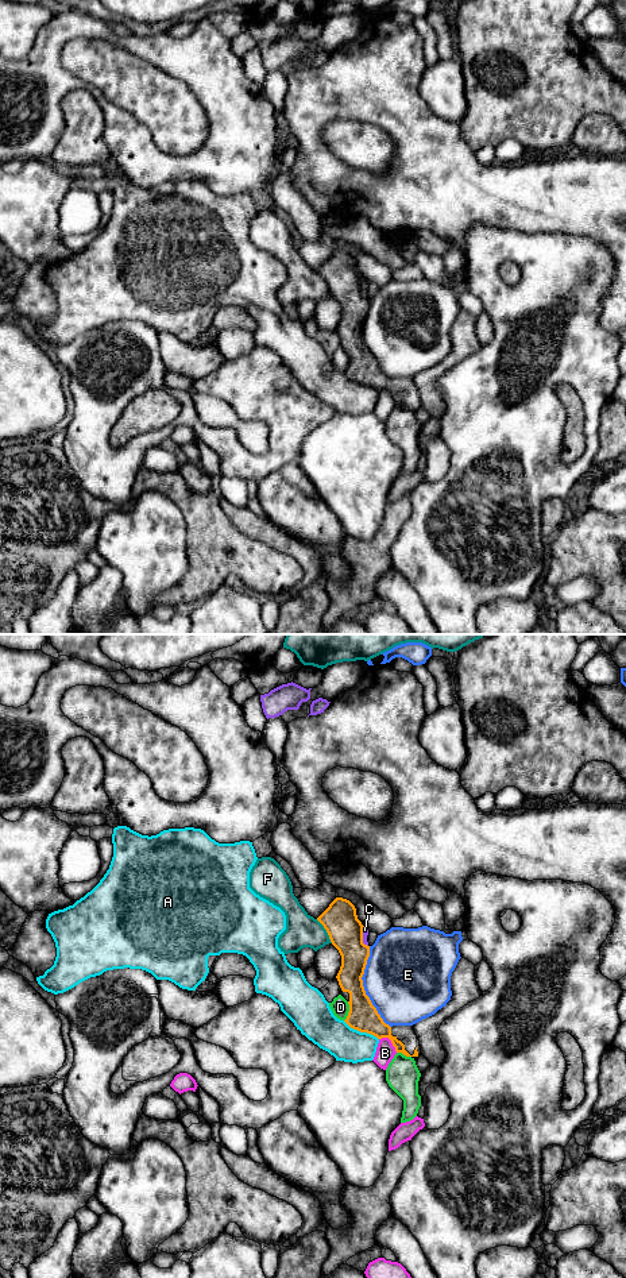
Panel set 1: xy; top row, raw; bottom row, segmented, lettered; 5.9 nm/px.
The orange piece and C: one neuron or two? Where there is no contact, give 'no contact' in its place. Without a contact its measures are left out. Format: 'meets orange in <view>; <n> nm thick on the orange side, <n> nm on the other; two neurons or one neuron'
meets orange in xy; 200 nm thick on the orange side, 30 nm on the other; one neuron

